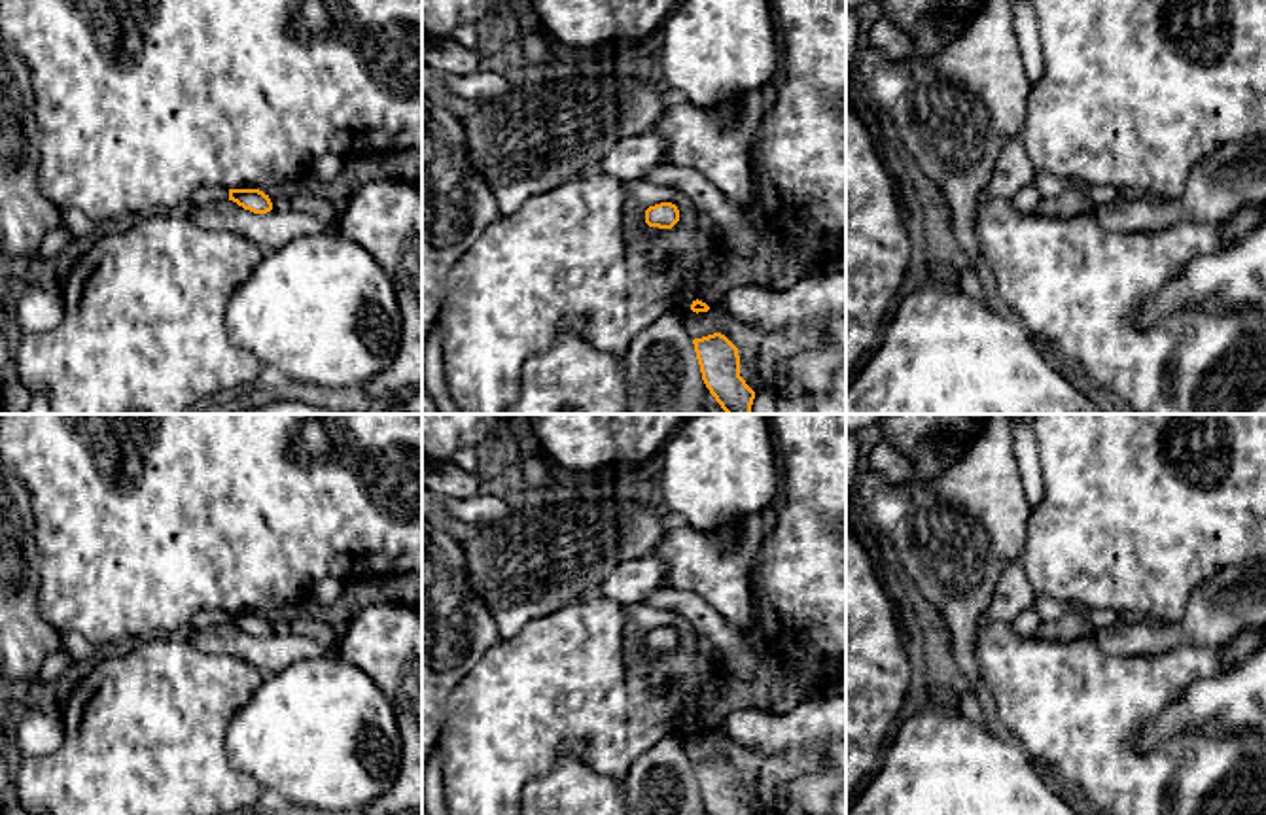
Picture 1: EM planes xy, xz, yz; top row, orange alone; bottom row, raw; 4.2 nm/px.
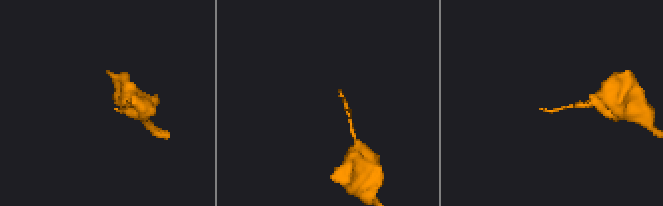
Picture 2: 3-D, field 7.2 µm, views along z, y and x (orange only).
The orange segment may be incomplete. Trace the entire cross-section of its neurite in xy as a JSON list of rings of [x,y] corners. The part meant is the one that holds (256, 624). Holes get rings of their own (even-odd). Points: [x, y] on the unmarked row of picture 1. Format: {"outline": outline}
{"outline": [[[201,611],[189,626],[189,633],[216,628],[220,624],[233,624],[244,633],[254,637],[267,637],[273,633],[269,618],[259,613],[225,613],[225,611]]]}

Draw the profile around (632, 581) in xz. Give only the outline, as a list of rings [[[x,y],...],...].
[[[655,556],[621,562],[598,586],[598,594],[619,603],[642,603],[653,592],[670,588],[666,565]]]

